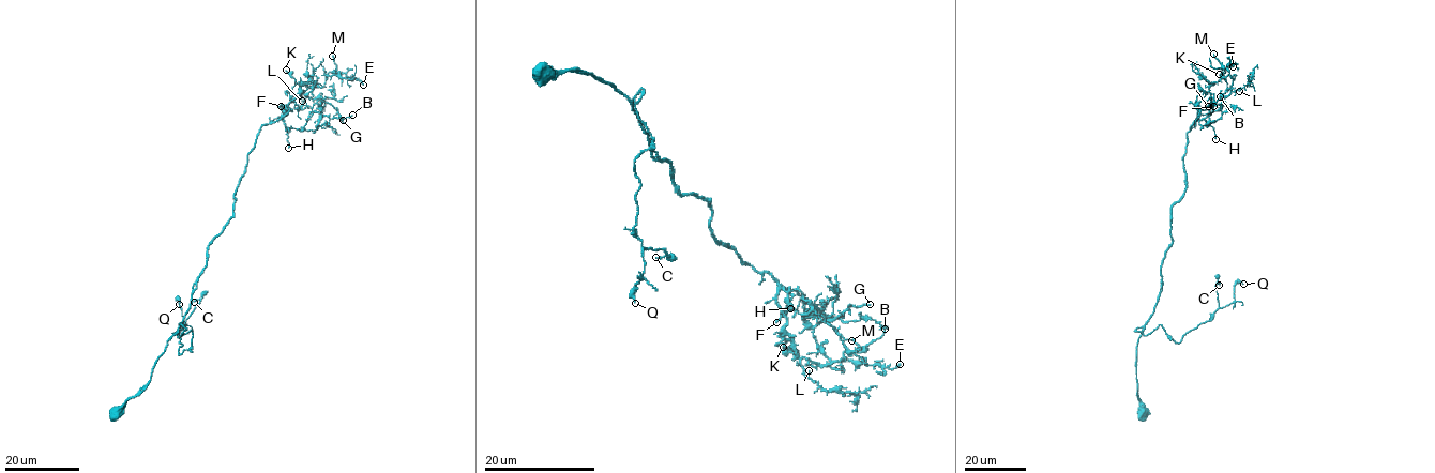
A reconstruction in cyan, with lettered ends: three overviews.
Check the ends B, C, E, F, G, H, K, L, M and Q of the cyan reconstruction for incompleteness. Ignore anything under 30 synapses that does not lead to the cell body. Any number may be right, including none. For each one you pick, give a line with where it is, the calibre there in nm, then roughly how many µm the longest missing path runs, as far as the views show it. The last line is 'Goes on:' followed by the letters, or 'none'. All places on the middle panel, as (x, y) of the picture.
G: place (870, 304); calibre 160 nm; missing 20 µm
Goes on: G

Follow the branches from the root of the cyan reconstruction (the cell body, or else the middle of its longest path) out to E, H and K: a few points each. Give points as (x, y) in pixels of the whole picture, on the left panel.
E: (116, 412), (148, 382), (185, 318), (259, 128), (330, 72), (363, 85)
H: (116, 412), (148, 382), (185, 318), (208, 244), (232, 216), (233, 193), (259, 128), (283, 119), (288, 148)
K: (116, 412), (148, 382), (185, 318), (259, 128), (295, 98), (286, 70)

